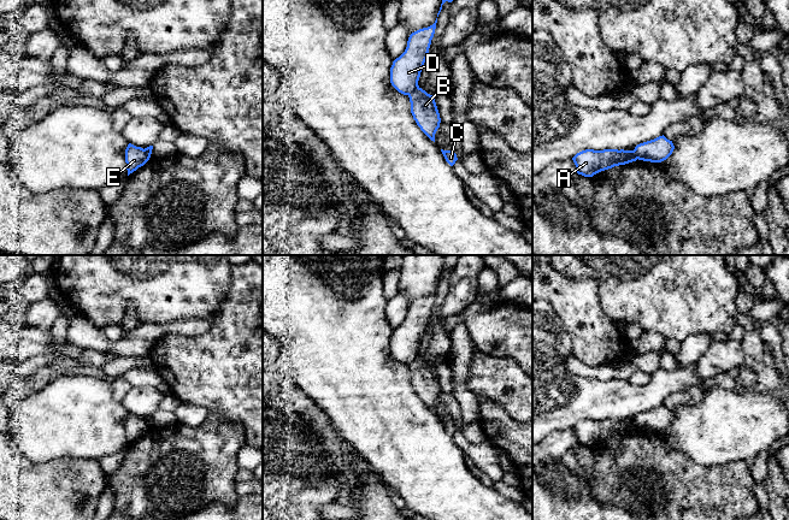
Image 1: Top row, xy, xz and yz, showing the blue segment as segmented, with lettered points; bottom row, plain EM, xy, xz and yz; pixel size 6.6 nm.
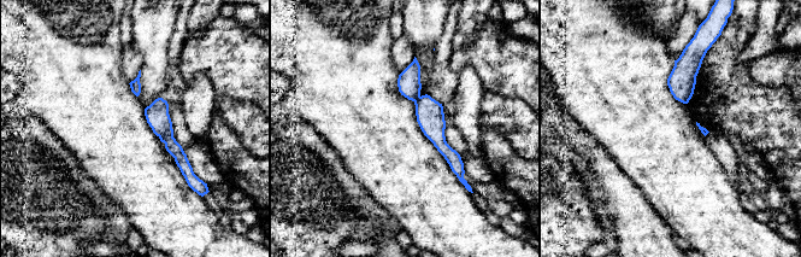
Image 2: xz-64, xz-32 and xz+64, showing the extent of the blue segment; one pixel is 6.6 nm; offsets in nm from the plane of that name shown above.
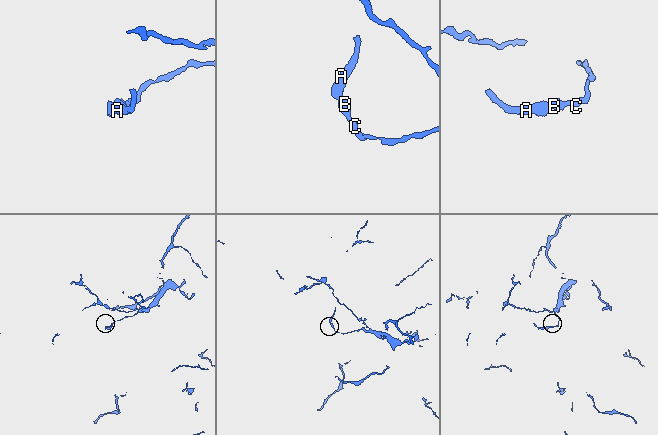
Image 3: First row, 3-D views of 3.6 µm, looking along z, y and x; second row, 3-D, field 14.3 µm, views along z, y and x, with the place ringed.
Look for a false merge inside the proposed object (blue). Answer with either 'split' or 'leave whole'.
split

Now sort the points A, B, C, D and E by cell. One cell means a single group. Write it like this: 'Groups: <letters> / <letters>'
Groups: A D E / B C

